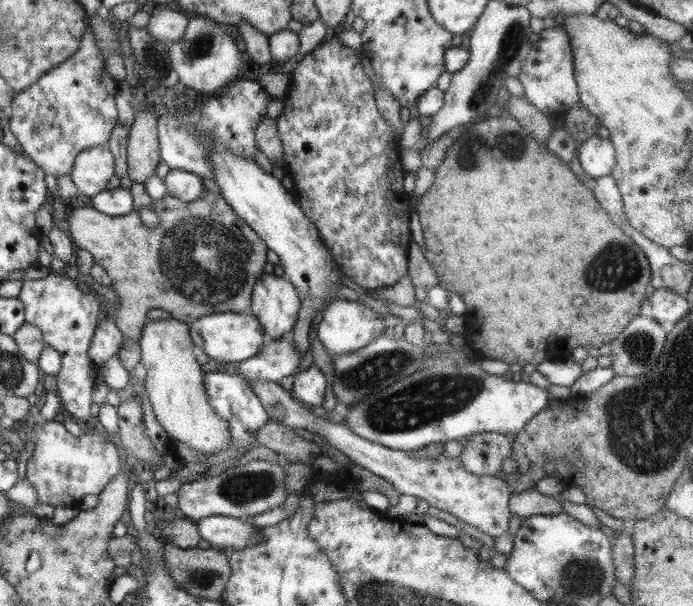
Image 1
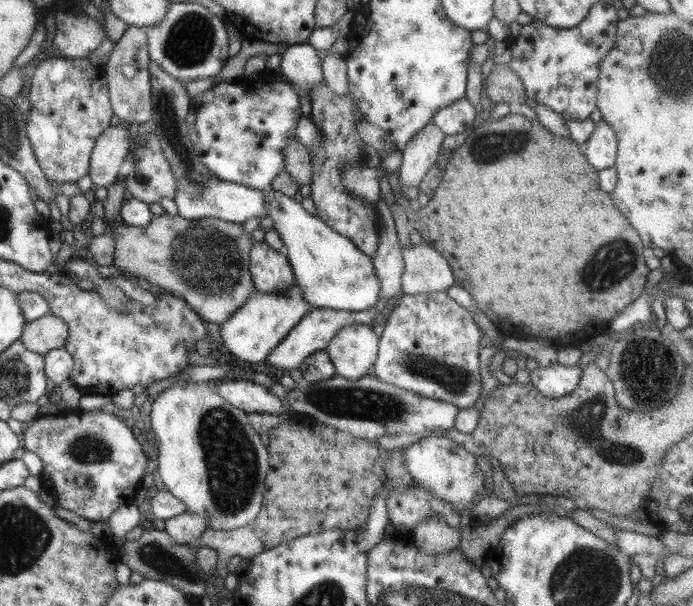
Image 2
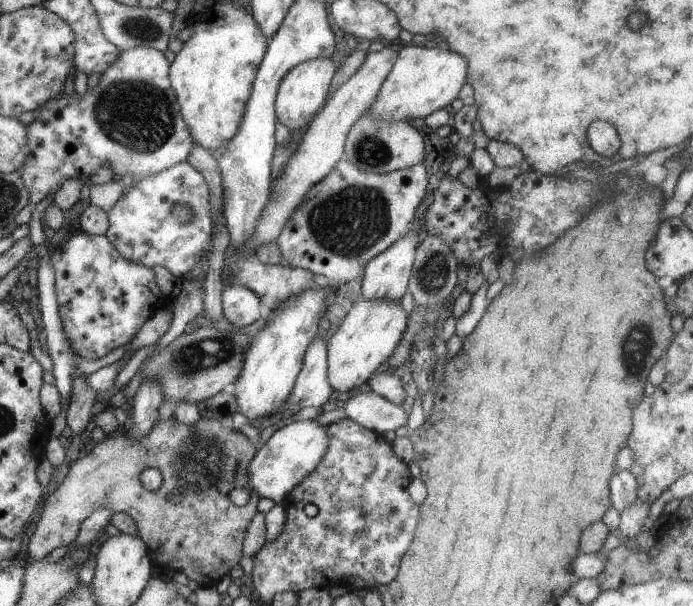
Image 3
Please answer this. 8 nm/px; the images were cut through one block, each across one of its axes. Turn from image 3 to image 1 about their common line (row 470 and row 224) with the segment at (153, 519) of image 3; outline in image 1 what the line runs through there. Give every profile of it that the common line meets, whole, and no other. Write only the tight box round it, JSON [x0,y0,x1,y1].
[67,189,267,339]

